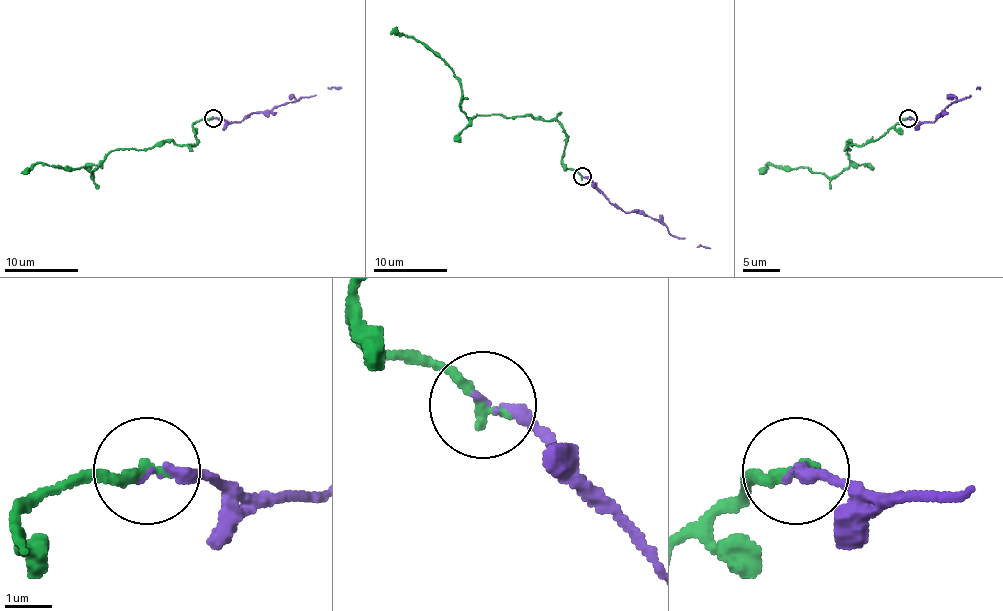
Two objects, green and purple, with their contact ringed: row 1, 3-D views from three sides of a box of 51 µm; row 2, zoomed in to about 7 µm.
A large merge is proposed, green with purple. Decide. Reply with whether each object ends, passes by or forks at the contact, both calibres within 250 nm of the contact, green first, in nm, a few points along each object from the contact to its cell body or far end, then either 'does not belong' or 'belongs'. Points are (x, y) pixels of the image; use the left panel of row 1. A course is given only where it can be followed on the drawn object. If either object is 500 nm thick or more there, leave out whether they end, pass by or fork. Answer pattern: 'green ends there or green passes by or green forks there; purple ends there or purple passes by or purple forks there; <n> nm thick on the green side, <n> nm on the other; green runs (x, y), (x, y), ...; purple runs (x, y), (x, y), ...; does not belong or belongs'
green ends there; purple ends there; 280 nm thick on the green side, 160 nm on the other; green runs (213, 118), (193, 126), (197, 142), (114, 149), (92, 175), (86, 168), (42, 162), (20, 173); purple runs (213, 118), (241, 122), (255, 111), (272, 111), (303, 96), (314, 96), (327, 89), (342, 87); belongs

